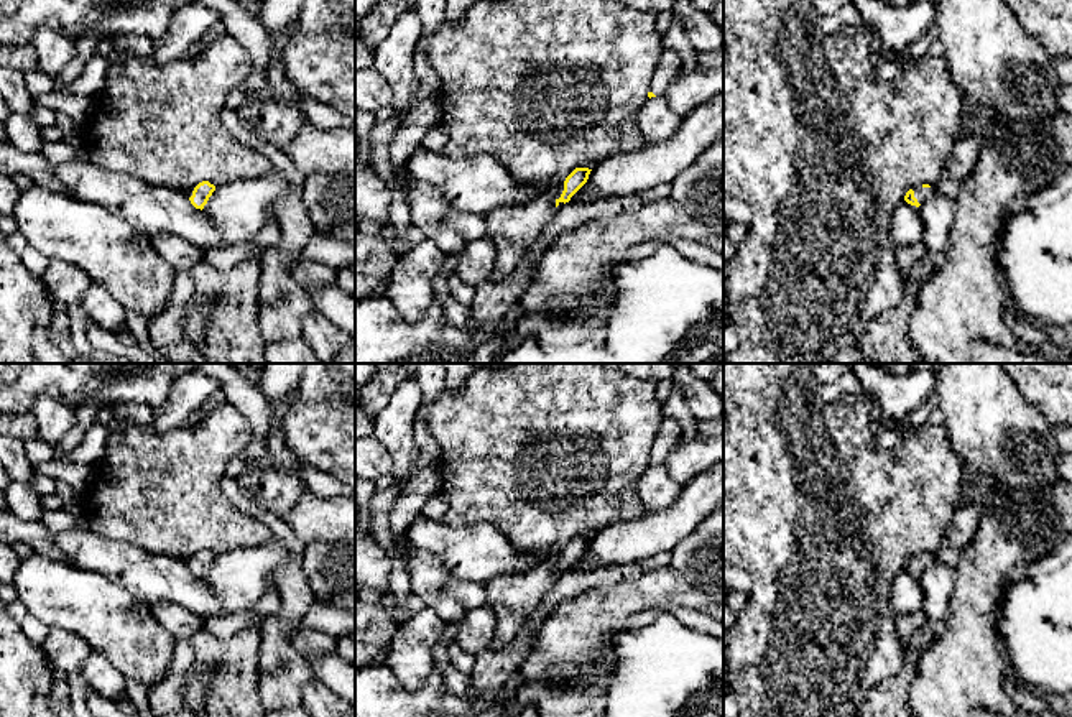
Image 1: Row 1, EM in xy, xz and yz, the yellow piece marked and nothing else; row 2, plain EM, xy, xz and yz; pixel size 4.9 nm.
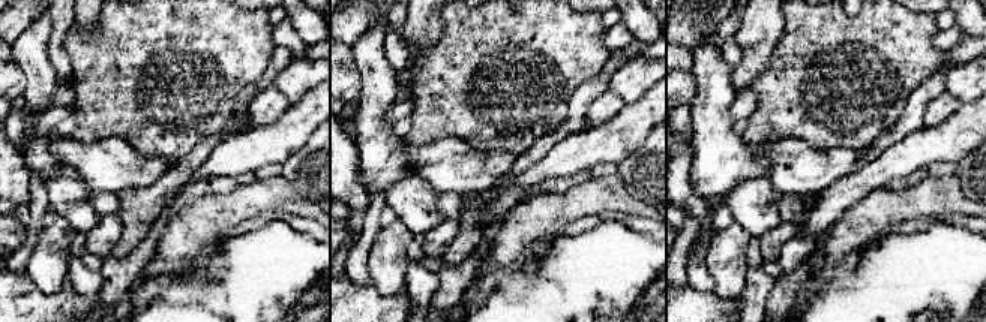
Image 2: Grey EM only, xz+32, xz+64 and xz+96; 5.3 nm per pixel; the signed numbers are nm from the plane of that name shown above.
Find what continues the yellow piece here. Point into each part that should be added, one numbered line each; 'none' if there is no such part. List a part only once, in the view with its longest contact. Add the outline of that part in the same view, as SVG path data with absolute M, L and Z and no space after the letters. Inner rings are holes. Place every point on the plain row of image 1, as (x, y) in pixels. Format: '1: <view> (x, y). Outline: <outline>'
1: xz (670, 434). Outline: M663 418L654 444L649 452L649 460L661 465L668 454L682 441L681 424L672 418Z
2: xz (512, 597). Outline: M564 556L552 562L536 566L523 576L498 576L483 584L488 597L487 605L497 615L495 636L490 643L490 651L503 648L518 635L526 618L564 572L556 571L562 559Z

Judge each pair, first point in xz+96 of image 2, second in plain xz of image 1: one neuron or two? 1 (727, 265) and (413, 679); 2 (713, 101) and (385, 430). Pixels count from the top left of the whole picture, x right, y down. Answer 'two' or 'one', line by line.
1: one
2: one

